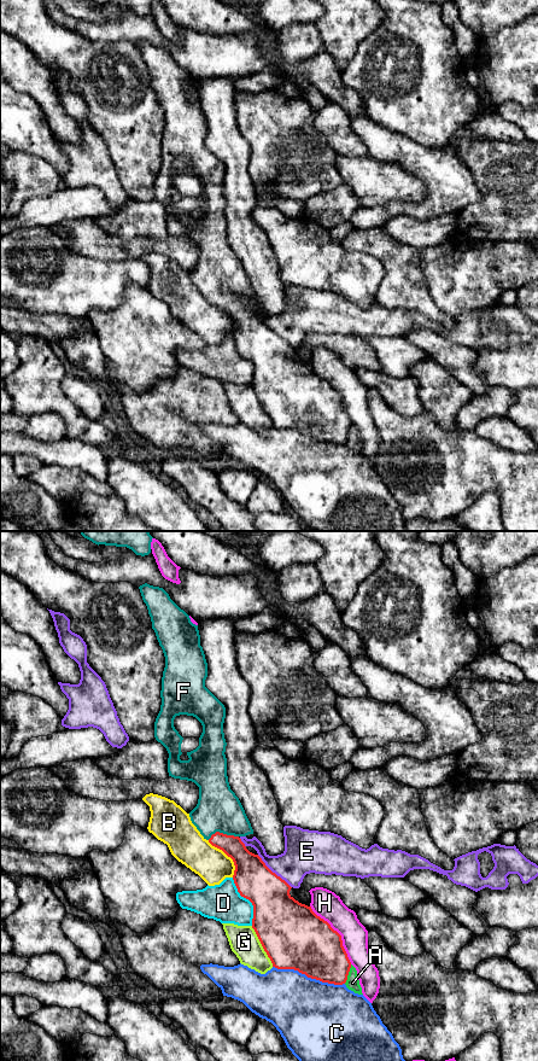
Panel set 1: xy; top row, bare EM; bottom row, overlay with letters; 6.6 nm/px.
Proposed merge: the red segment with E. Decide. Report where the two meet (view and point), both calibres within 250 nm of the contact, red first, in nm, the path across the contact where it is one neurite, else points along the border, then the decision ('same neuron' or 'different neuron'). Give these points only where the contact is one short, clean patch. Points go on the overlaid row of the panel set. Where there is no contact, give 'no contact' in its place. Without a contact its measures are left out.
xy (274, 873) | 280/280 nm | different neuron

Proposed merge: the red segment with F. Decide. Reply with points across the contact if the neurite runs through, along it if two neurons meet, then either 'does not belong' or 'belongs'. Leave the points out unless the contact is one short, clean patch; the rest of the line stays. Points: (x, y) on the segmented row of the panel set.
runs through xy (245, 862), (222, 833), (218, 809); belongs

